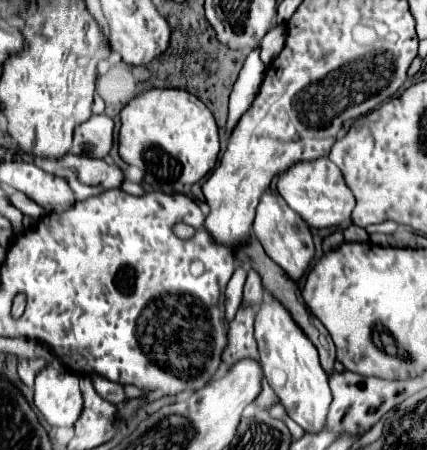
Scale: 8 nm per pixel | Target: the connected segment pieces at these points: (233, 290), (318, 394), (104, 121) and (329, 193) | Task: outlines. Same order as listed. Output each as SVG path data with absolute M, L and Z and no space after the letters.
M238 266L232 280L226 286L226 292L224 292L224 296L226 296L226 320L232 320L238 306L242 304L244 282L246 282L246 270L242 266Z
M274 298L258 308L254 336L258 340L260 364L264 368L266 382L280 398L286 414L298 426L302 426L304 432L322 432L326 426L326 414L332 402L332 394L328 388L328 374L318 362L318 352L314 350L314 344L306 338L306 334L298 330L298 326L294 326L290 314L286 316L286 310L282 310L282 306L274 302Z
M92 116L74 130L74 156L106 158L114 144L114 122L108 116Z
M328 158L294 164L280 176L278 192L310 228L334 228L340 222L348 220L354 210L354 194L342 180L338 166L334 166L334 162L330 162Z

